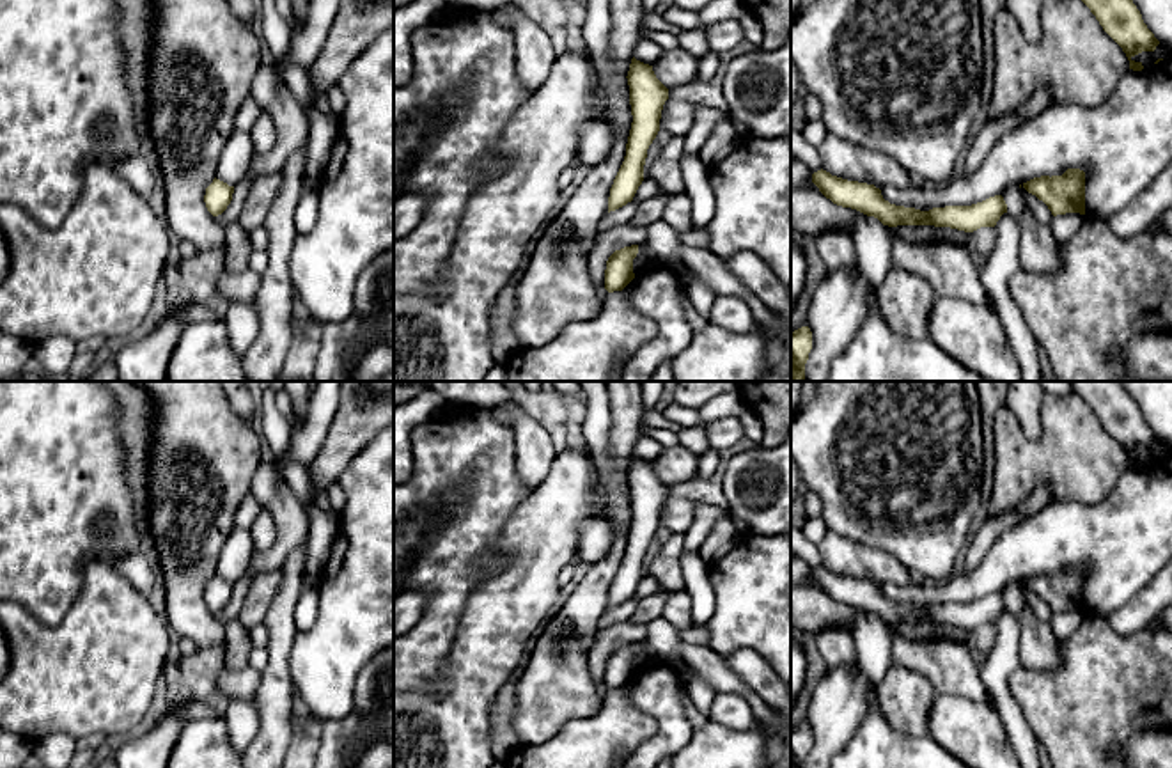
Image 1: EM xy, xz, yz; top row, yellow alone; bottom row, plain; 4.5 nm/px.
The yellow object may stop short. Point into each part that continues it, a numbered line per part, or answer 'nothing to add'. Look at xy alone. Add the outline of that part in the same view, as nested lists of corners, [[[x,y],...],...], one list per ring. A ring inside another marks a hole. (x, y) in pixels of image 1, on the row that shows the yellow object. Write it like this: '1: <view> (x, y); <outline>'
nothing to add

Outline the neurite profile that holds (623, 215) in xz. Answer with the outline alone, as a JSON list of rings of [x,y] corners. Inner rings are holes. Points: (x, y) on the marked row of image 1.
[[[628,202],[626,206],[606,213],[599,223],[599,231],[605,232],[605,231],[612,231],[619,225],[626,225],[631,222],[635,213],[637,213],[637,204]]]

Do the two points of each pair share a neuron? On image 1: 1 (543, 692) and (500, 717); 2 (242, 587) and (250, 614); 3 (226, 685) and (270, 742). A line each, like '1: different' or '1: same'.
1: different
2: different
3: different

